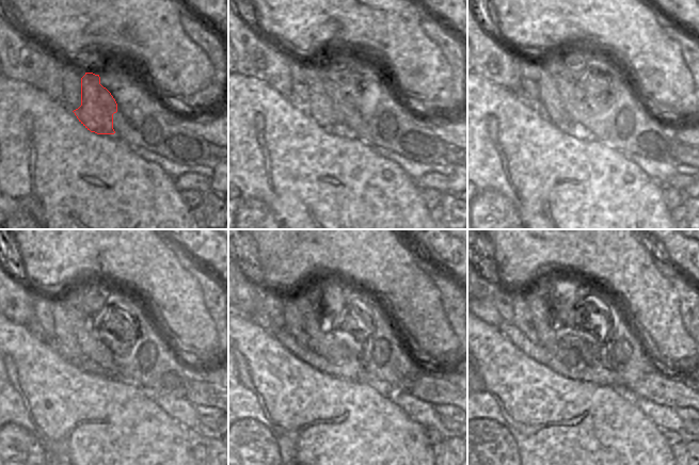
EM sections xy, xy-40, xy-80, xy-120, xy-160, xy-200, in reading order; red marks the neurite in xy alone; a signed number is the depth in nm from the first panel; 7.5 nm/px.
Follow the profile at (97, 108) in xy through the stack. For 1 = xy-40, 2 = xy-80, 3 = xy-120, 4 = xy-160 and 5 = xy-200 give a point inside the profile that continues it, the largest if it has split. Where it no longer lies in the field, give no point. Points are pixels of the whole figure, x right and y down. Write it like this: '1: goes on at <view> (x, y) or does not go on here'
1: goes on at xy-40 (329, 103)
2: goes on at xy-80 (566, 100)
3: goes on at xy-120 (79, 335)
4: goes on at xy-160 (301, 327)
5: goes on at xy-200 (523, 319)

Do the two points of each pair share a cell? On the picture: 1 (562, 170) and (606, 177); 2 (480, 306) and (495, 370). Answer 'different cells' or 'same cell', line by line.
1: same cell
2: different cells

